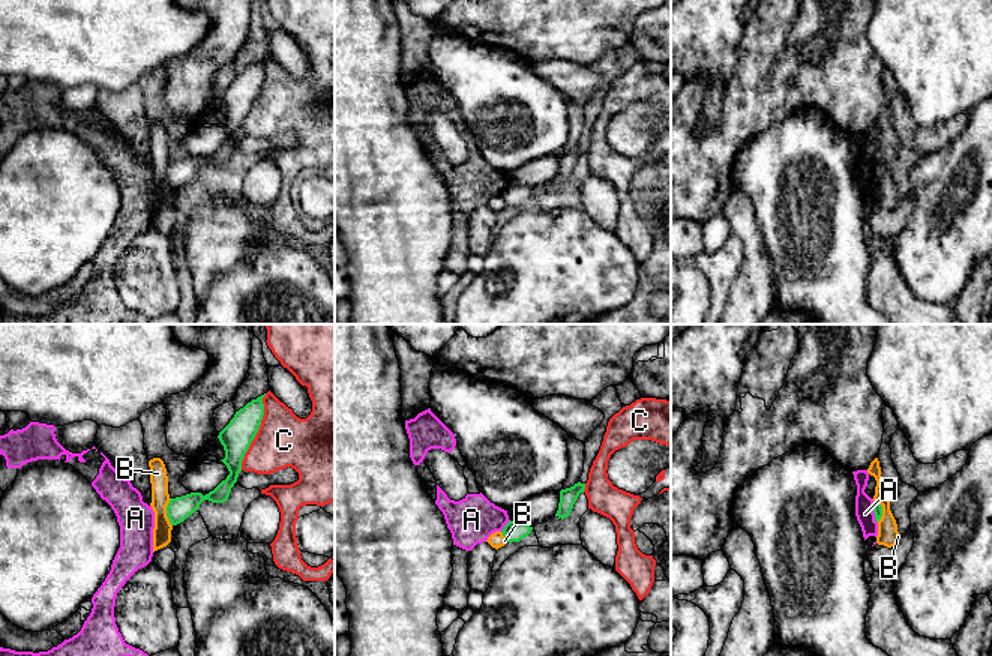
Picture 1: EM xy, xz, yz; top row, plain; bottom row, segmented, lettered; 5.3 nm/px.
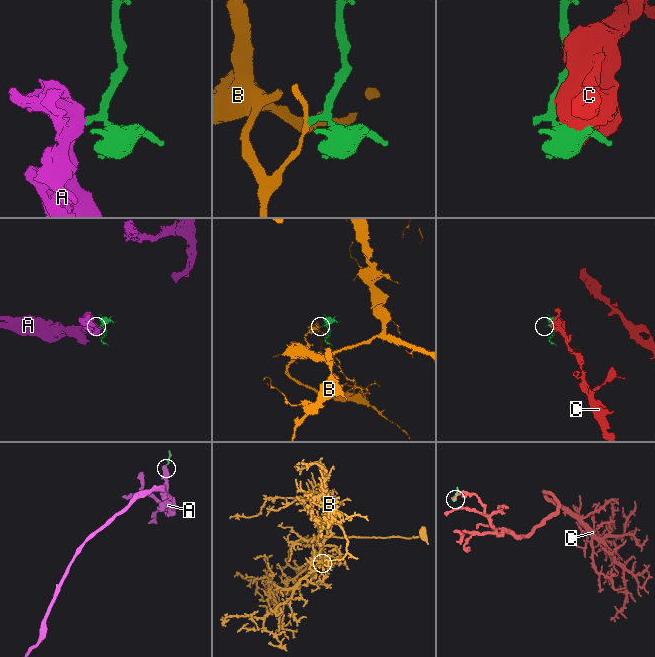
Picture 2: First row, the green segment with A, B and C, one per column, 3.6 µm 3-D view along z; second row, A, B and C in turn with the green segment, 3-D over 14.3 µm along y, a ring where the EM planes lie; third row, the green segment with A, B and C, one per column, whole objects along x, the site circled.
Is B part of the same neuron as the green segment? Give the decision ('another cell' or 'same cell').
another cell

